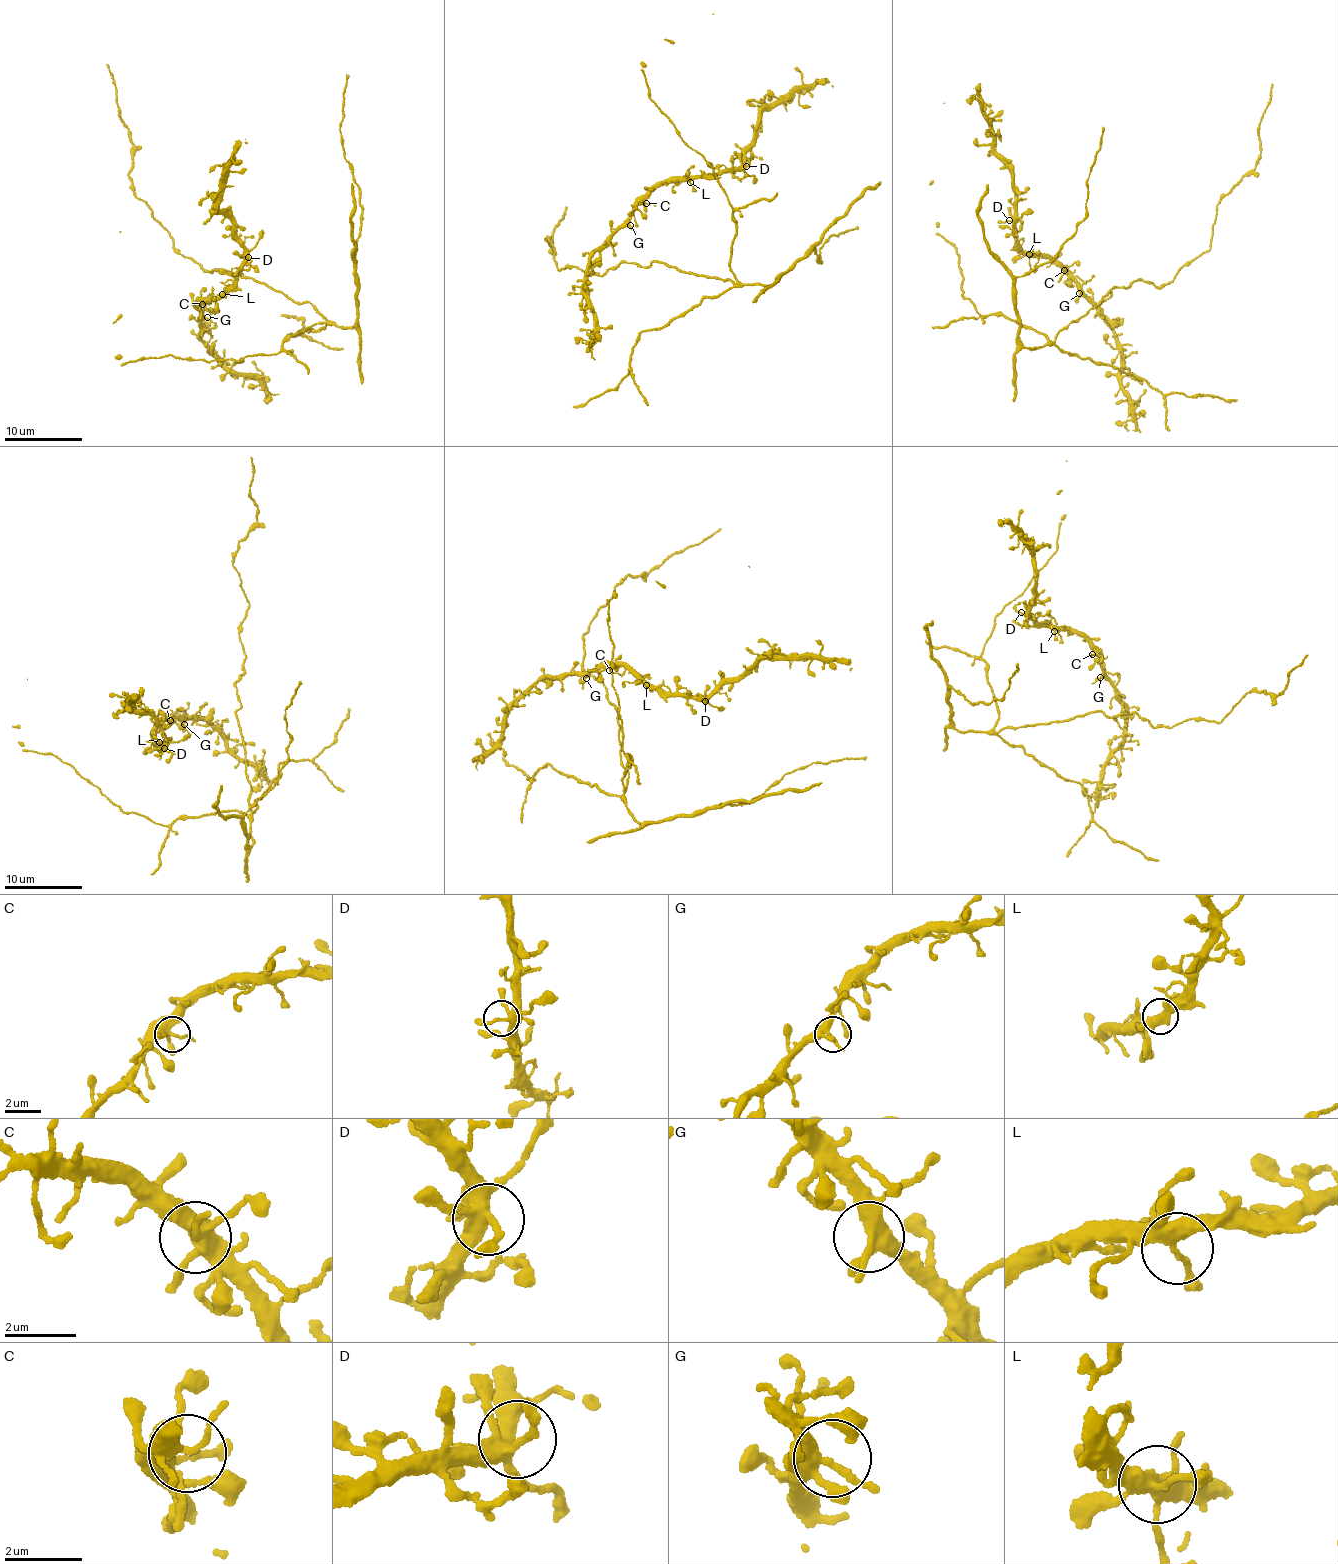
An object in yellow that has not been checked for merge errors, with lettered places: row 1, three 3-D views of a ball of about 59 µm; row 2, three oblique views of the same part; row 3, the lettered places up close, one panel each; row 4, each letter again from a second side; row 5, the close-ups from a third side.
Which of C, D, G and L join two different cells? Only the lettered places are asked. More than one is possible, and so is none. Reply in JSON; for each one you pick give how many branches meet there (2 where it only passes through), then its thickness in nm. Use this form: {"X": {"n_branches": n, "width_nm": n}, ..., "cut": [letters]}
{"cut": []}

